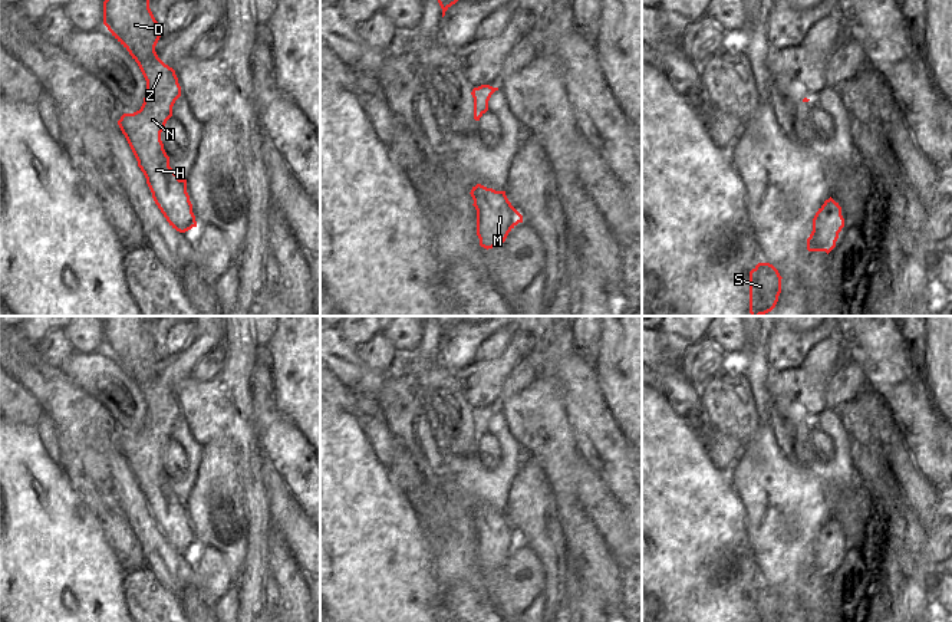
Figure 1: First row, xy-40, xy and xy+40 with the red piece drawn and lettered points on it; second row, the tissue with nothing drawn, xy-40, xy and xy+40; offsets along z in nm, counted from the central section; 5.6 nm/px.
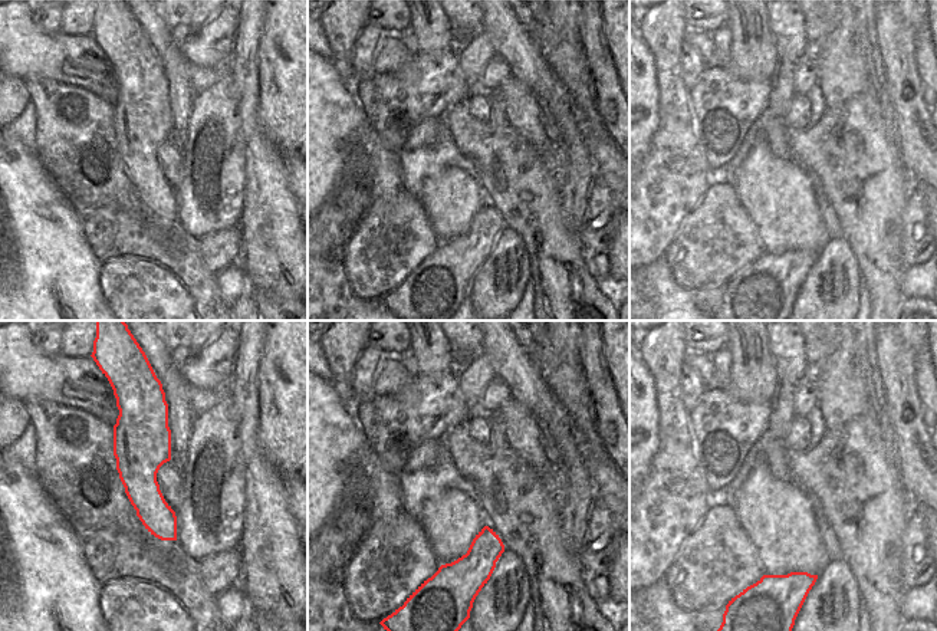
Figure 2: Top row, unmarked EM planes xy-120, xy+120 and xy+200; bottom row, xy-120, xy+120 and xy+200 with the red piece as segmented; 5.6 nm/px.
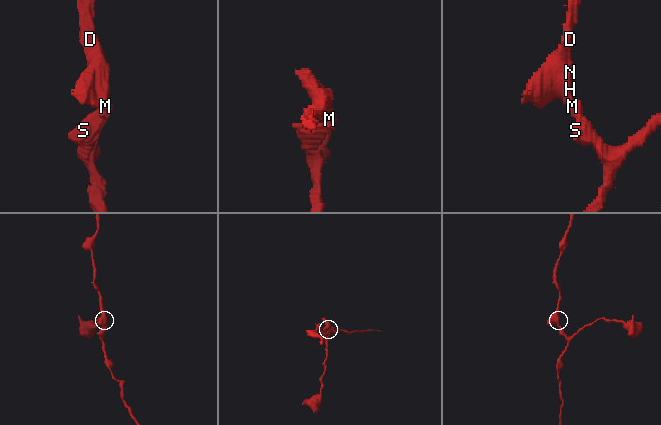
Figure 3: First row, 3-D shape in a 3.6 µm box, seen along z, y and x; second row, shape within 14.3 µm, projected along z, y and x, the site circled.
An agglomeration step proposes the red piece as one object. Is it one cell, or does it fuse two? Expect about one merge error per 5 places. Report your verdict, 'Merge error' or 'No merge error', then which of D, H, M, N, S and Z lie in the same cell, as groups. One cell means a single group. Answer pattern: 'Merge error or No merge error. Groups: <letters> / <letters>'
No merge error. Groups: D H M N S Z

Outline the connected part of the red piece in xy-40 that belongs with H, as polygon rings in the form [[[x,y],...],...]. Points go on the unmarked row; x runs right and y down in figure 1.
[[[106,316],[103,346],[129,373],[146,402],[141,431],[123,435],[118,447],[146,500],[155,526],[172,550],[185,554],[197,549],[187,501],[179,501],[169,488],[161,463],[172,428],[181,418],[181,408],[175,392],[155,373],[161,348],[149,330],[148,316]]]

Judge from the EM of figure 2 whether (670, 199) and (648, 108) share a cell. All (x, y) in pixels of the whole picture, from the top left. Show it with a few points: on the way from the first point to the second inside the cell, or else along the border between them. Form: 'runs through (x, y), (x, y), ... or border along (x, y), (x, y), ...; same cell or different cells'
border along (660, 99), (660, 121), (644, 155); different cells

